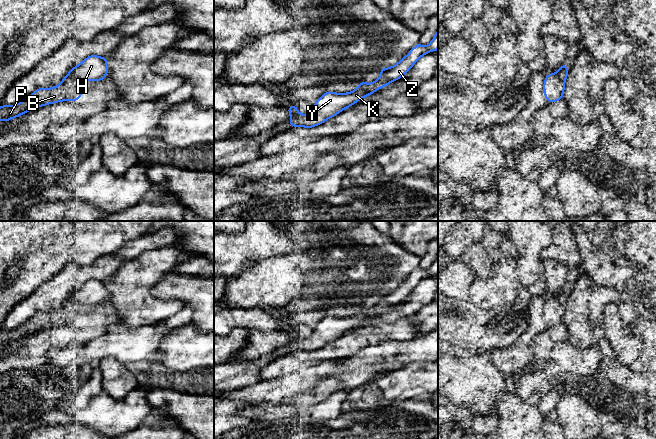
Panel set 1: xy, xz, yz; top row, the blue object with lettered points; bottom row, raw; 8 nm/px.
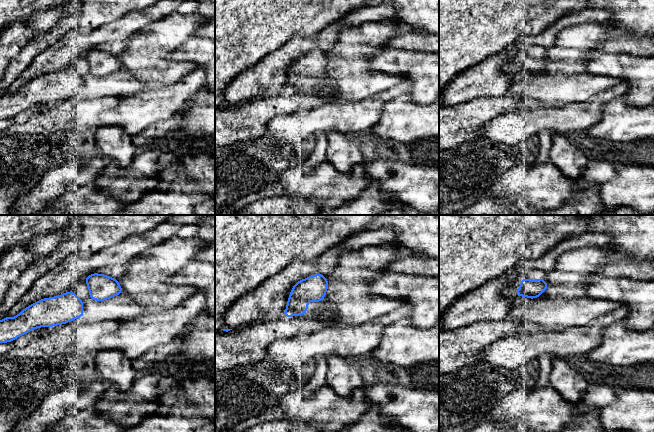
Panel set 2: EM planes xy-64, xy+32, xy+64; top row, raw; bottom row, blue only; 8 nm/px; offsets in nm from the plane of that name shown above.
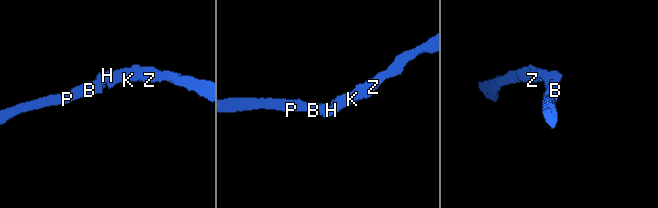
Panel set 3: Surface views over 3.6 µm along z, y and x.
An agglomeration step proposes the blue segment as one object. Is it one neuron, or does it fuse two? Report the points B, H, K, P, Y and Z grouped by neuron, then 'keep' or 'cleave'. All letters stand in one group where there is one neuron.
groups B P / H K Y Z; cleave

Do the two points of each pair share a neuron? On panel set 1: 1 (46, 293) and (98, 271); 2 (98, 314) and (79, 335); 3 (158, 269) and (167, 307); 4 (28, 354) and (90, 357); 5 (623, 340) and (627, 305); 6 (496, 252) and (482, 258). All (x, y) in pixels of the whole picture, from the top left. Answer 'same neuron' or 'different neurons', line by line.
1: same neuron
2: different neurons
3: same neuron
4: different neurons
5: different neurons
6: different neurons

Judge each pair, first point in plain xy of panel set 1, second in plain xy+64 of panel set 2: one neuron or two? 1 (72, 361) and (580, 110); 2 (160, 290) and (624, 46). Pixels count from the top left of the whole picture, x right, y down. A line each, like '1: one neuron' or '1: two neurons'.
1: one neuron
2: two neurons

